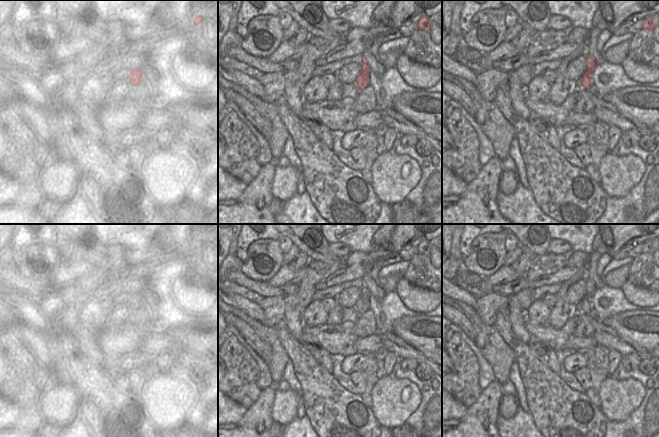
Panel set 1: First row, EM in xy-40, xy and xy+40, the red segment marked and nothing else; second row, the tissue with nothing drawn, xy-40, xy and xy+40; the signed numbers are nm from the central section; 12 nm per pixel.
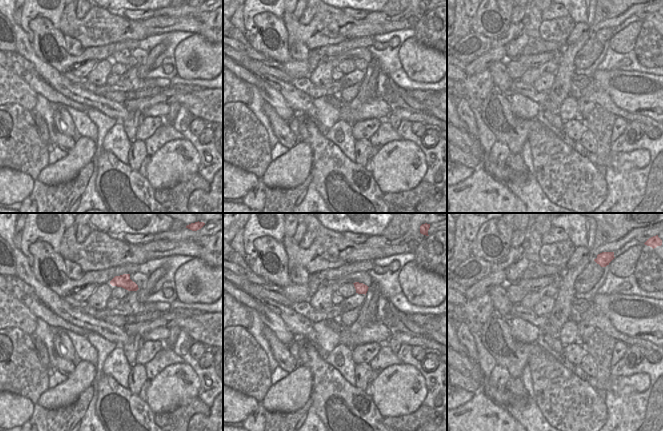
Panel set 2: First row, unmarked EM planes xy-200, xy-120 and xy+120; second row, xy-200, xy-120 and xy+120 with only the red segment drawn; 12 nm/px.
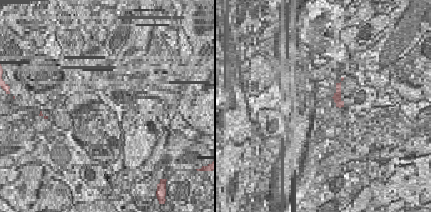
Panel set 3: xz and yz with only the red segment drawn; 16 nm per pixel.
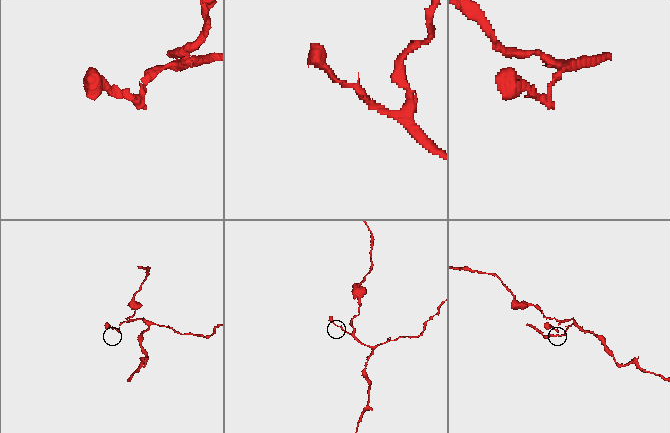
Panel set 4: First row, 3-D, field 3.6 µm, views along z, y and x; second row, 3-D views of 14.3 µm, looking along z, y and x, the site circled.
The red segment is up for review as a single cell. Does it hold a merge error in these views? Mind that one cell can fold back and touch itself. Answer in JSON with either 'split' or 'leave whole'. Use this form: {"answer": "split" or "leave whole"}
{"answer": "leave whole"}

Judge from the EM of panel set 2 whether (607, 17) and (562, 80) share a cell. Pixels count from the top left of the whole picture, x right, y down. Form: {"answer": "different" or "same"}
{"answer": "same"}

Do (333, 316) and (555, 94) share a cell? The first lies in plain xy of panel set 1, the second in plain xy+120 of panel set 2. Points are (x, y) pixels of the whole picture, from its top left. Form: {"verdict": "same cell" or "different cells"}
{"verdict": "same cell"}

